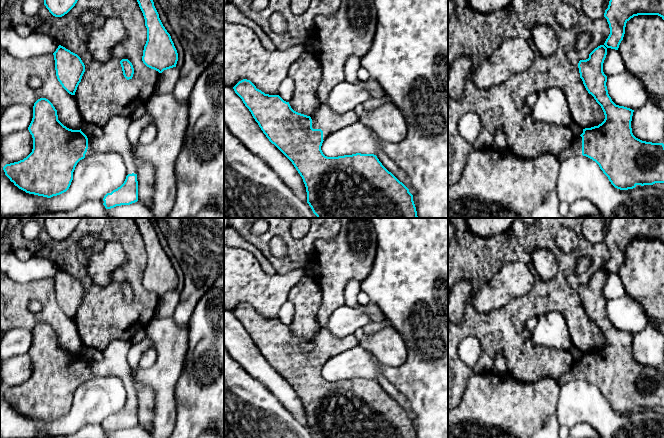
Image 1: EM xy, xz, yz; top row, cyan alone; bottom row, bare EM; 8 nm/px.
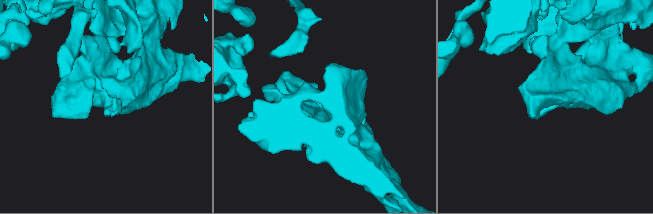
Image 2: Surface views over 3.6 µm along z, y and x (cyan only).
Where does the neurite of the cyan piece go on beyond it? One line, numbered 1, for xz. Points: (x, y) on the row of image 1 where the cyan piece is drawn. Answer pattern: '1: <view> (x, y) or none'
1: xz (324, 118)

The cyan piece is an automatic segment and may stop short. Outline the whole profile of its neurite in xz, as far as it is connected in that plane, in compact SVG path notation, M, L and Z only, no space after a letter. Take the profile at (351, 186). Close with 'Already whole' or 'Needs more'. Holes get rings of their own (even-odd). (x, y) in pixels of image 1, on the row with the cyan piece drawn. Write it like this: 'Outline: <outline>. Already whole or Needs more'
Outline: M250 80L239 81L233 89L269 141L292 162L302 177L307 192L307 203L317 218L418 218L413 195L382 165L376 155L356 153L327 157L323 154L322 143L330 134L359 120L354 110L337 114L329 106L321 106L313 115L307 116L294 111L289 102L284 101L279 95L265 94L257 89Z. Needs more

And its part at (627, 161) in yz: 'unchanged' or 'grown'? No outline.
grown

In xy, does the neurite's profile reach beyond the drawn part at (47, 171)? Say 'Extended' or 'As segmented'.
Extended

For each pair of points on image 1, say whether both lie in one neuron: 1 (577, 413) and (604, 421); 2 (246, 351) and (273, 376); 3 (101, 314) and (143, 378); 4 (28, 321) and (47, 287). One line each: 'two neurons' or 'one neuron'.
1: one neuron
2: one neuron
3: two neurons
4: one neuron

